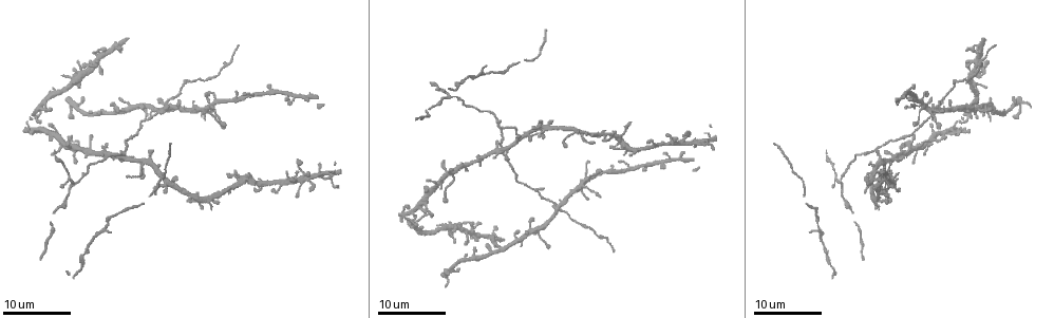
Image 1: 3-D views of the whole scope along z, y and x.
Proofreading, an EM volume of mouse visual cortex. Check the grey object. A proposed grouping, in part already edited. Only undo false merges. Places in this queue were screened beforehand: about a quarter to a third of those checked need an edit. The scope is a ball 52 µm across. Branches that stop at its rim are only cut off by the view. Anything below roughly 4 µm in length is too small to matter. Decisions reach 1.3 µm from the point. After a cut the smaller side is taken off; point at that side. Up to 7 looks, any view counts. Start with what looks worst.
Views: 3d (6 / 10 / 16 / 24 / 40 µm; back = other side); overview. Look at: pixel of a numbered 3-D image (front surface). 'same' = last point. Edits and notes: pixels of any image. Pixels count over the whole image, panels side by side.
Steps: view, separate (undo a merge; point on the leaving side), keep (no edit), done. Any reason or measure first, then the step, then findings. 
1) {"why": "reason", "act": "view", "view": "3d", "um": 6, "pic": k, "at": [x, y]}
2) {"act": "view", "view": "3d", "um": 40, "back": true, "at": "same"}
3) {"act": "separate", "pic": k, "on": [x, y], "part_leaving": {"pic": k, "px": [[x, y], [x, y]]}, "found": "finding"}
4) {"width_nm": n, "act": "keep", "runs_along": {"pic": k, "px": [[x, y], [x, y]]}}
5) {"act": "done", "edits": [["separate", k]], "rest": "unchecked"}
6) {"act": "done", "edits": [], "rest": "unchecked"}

{"why": "side arm on a straight run", "act": "view", "view": "3d", "um": 16, "pic": 1, "at": [945, 98]}

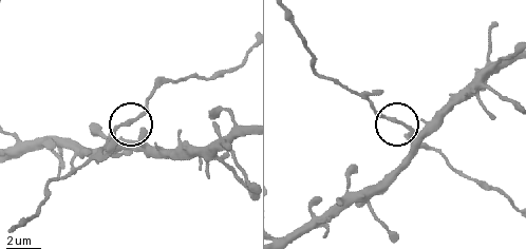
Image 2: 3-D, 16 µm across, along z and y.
{"act": "view", "view": "3d", "um": 6, "pic": 2, "at": [134, 118]}

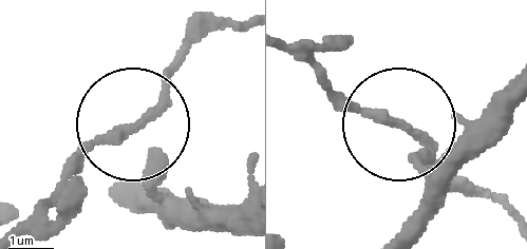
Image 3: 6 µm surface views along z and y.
{"width_nm": 170, "act": "keep", "found": "one neuron here"}

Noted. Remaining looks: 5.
{"act": "view", "view": "3d", "um": 16, "pic": 1, "at": [451, 175]}

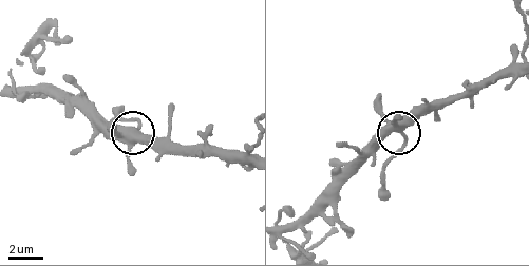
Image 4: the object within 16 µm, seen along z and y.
{"act": "view", "view": "3d", "um": 10, "pic": 4, "at": [136, 128]}

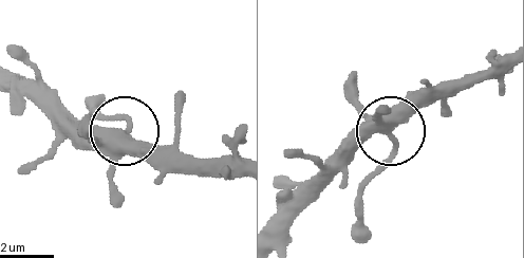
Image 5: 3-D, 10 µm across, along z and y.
{"act": "keep", "runs_along": {"pic": 5, "px": [[504, 57], [423, 93], [322, 186]]}, "found": "all the same neuron"}

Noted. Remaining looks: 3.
{"why": "three-way junction", "act": "view", "view": "3d", "um": 24, "pic": 1, "at": [818, 225]}

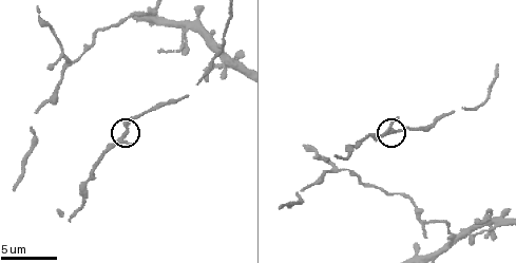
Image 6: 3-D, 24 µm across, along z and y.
{"why": "zoom in", "act": "view", "view": "3d", "um": 6, "pic": 6, "at": [125, 136]}

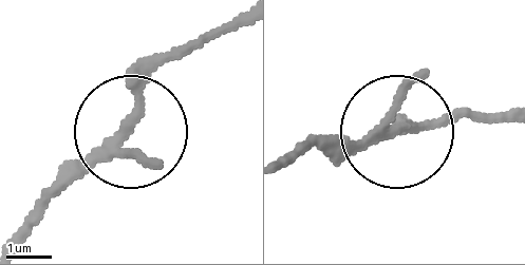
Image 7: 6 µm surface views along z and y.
{"act": "keep", "found": "all the same neuron"}

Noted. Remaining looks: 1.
{"act": "done", "edits": [], "rest": "unchecked"}

